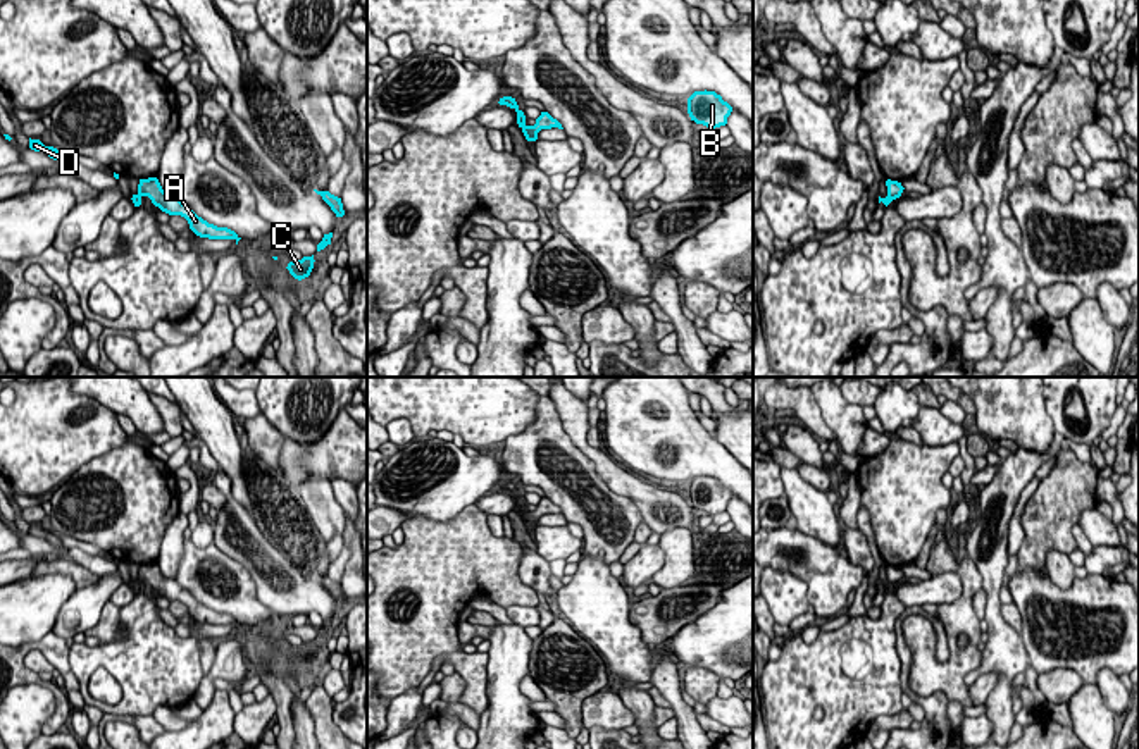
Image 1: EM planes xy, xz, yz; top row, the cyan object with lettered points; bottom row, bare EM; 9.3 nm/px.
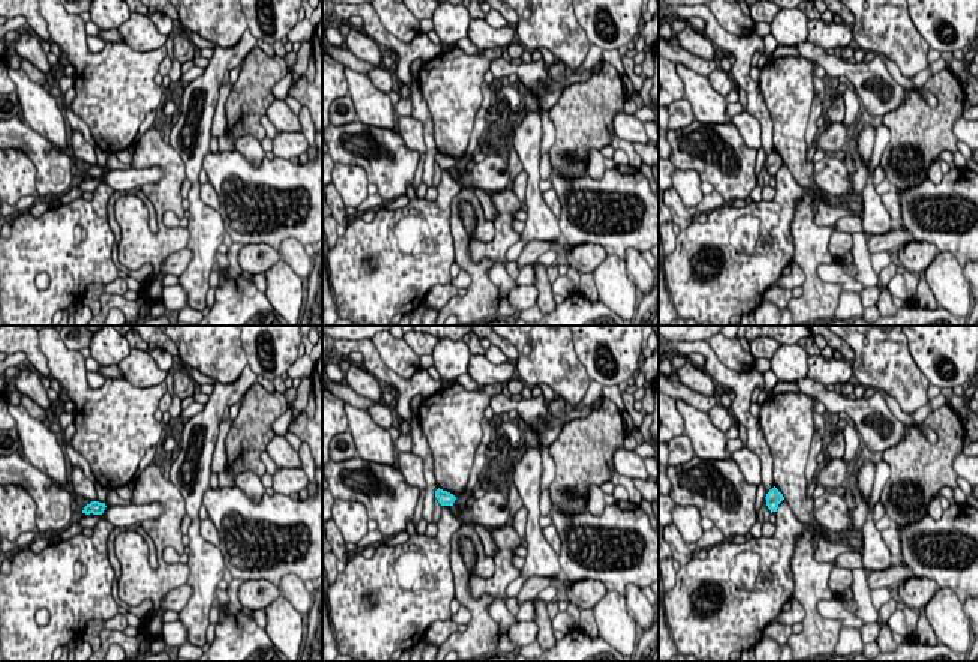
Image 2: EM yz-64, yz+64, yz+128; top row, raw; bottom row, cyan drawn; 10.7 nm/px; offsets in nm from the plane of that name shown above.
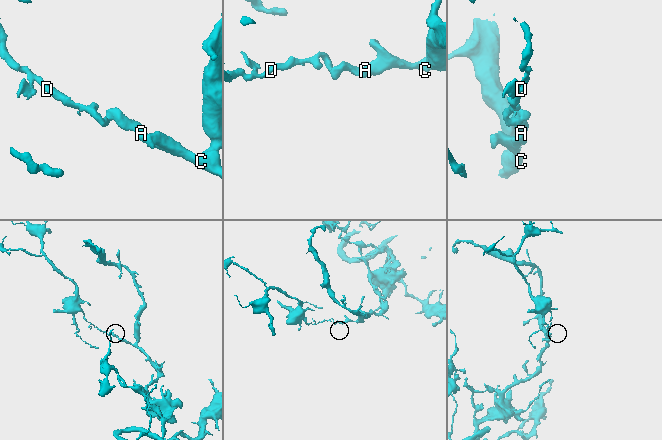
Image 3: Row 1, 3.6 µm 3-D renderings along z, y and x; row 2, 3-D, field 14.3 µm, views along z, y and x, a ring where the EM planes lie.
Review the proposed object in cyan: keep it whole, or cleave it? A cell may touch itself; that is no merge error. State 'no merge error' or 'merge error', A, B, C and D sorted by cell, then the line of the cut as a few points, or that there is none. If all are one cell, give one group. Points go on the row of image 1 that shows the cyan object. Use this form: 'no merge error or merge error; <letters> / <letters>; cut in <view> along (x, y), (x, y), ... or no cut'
merge error; A B C / D; cut in xz along (526, 126), (522, 128)

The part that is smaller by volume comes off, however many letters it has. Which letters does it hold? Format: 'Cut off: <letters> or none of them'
Cut off: D

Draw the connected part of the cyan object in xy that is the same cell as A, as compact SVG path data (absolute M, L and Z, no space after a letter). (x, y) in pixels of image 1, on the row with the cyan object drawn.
M157 177L140 179L138 195L148 196L155 207L169 215L181 215L188 220L190 229L209 239L234 239L236 245L241 239L234 231L227 227L217 227L198 217L186 203L183 203L176 195L162 189Z

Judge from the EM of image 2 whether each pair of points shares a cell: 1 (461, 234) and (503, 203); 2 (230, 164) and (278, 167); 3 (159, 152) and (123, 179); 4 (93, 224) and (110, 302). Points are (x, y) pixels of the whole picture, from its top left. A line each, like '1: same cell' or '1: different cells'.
1: different cells
2: same cell
3: different cells
4: different cells

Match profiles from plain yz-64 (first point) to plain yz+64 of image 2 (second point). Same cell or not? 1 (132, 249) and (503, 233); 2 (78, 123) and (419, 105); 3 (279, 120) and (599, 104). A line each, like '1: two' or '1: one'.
1: one
2: two
3: two

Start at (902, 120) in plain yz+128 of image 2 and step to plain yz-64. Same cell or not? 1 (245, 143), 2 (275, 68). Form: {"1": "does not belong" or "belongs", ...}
{"1": "does not belong", "2": "belongs"}

